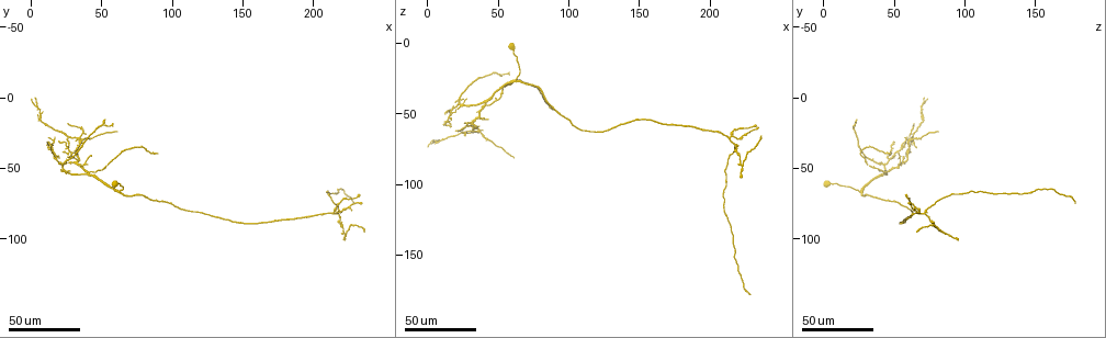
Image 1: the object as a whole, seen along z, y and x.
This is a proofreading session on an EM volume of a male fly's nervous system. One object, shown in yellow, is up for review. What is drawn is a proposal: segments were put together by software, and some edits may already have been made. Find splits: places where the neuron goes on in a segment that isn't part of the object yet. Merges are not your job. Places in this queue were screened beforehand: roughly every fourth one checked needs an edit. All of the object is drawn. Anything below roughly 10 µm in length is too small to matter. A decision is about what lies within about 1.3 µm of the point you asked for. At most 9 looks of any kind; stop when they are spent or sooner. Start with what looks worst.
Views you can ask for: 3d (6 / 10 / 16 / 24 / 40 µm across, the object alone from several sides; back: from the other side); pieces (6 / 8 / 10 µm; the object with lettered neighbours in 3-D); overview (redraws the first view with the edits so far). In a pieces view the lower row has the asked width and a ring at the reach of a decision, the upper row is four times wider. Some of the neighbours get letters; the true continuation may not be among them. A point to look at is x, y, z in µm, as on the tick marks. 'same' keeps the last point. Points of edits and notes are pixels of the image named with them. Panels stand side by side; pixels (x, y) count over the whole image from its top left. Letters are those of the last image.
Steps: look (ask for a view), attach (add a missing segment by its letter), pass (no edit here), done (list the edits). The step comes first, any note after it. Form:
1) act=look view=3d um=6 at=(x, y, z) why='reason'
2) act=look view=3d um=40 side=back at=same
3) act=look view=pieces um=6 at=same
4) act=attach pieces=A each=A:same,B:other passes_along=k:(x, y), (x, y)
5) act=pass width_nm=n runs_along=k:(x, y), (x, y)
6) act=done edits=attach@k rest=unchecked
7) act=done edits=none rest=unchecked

act=look view=3d um=24 at=(228, 74, 176) why='end of a long branch'

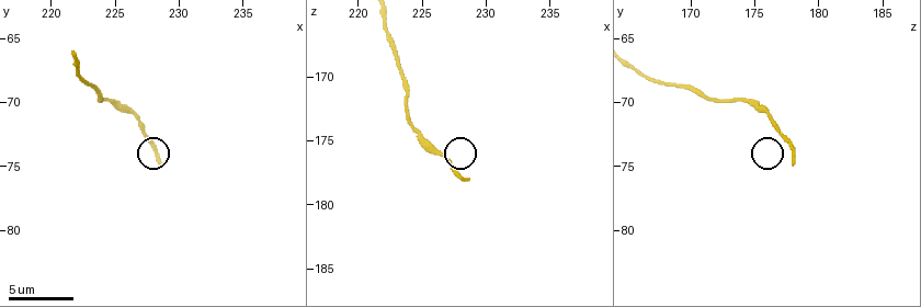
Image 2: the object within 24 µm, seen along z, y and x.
act=look view=pieces um=10 at=(228.4, 75.0, 178.0)

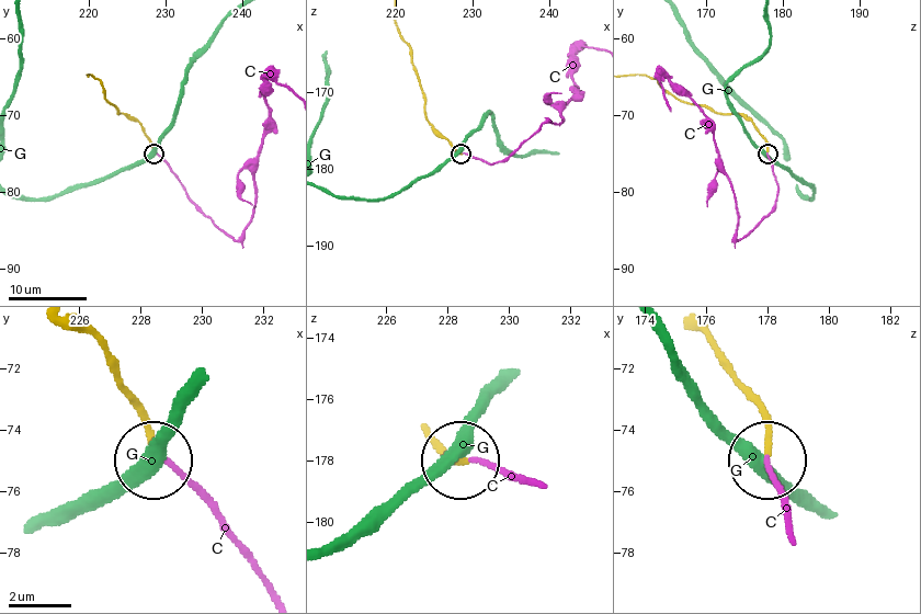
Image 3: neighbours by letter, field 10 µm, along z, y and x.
act=attach pieces=C width_nm=180 each=C:same,G:other passes_along=3:(143, 131), (157, 155), (204, 214), (237, 239), (248, 223) found='the neuron continues'

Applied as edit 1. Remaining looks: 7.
act=look view=overview

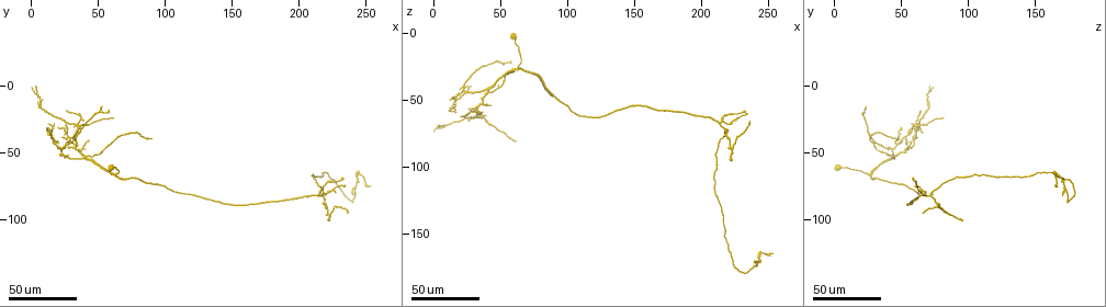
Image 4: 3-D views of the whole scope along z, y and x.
act=look view=3d um=40 at=(38, 32, 58) why='branch stops here'

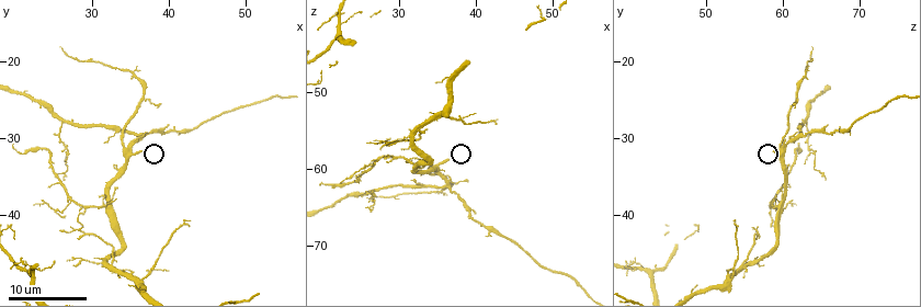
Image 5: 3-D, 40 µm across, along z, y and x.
act=look view=pieces um=6 at=(36.5, 32.0, 58.5) why='what lies round it'

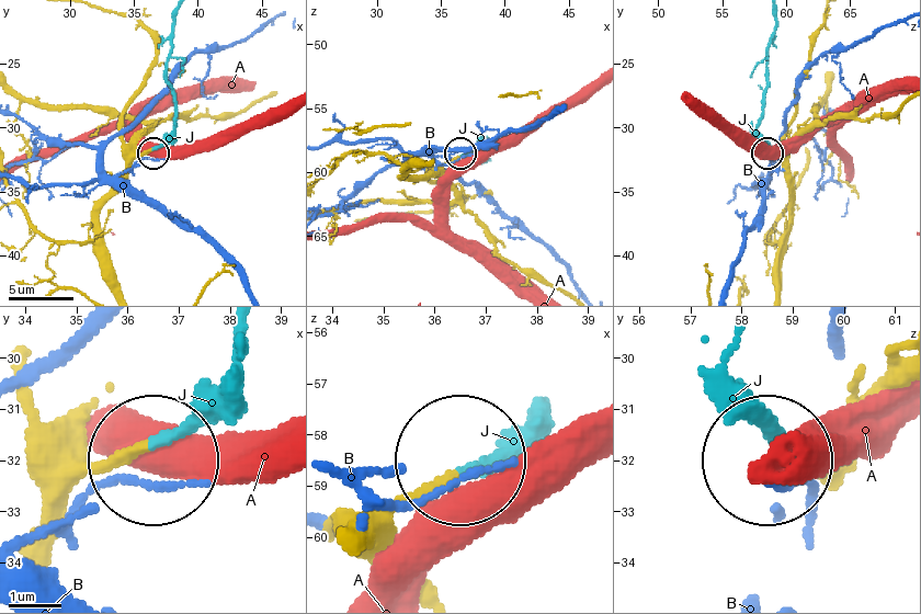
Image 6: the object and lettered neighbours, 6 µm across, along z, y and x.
act=attach pieces=J each=A:other,B:other,J:same passes_along=6:(348, 545), (518, 440) found='it goes on there'

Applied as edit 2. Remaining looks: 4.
act=look view=3d um=24 at=(62, 26, 82) why='tapers out'

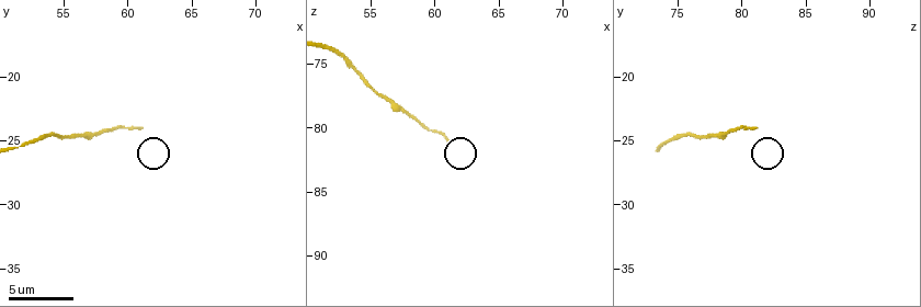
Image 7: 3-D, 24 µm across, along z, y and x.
act=look view=pieces um=8 at=(61.0, 24.2, 80.8)

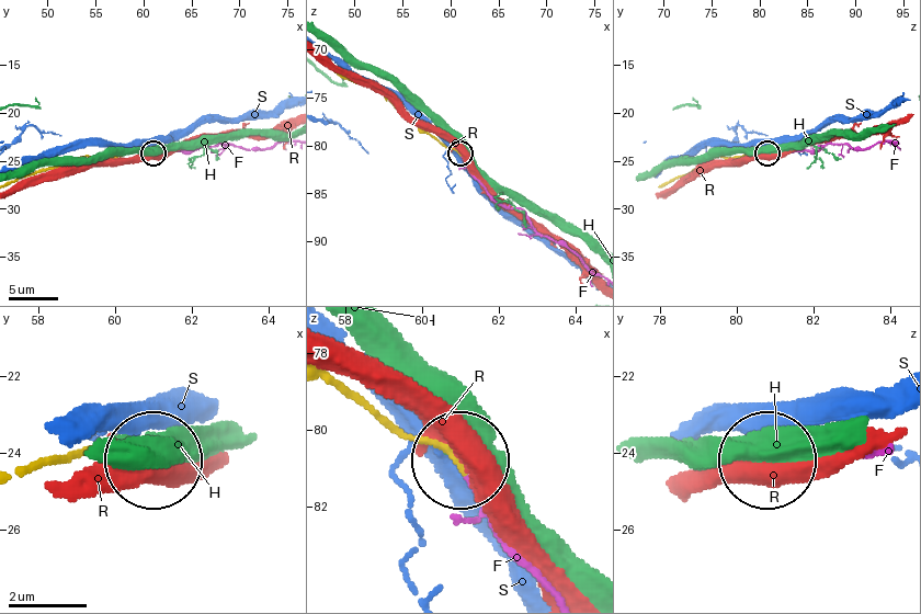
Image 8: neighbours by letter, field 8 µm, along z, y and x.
act=attach pieces=F width_nm=120 each=F:same,H:other,R:other,S:other passes_along=8:(362, 398), (464, 470), (507, 553), (546, 591) found='it goes on there'

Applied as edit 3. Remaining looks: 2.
act=done edits=attach@3,attach@6,attach@8 rest=unchecked

